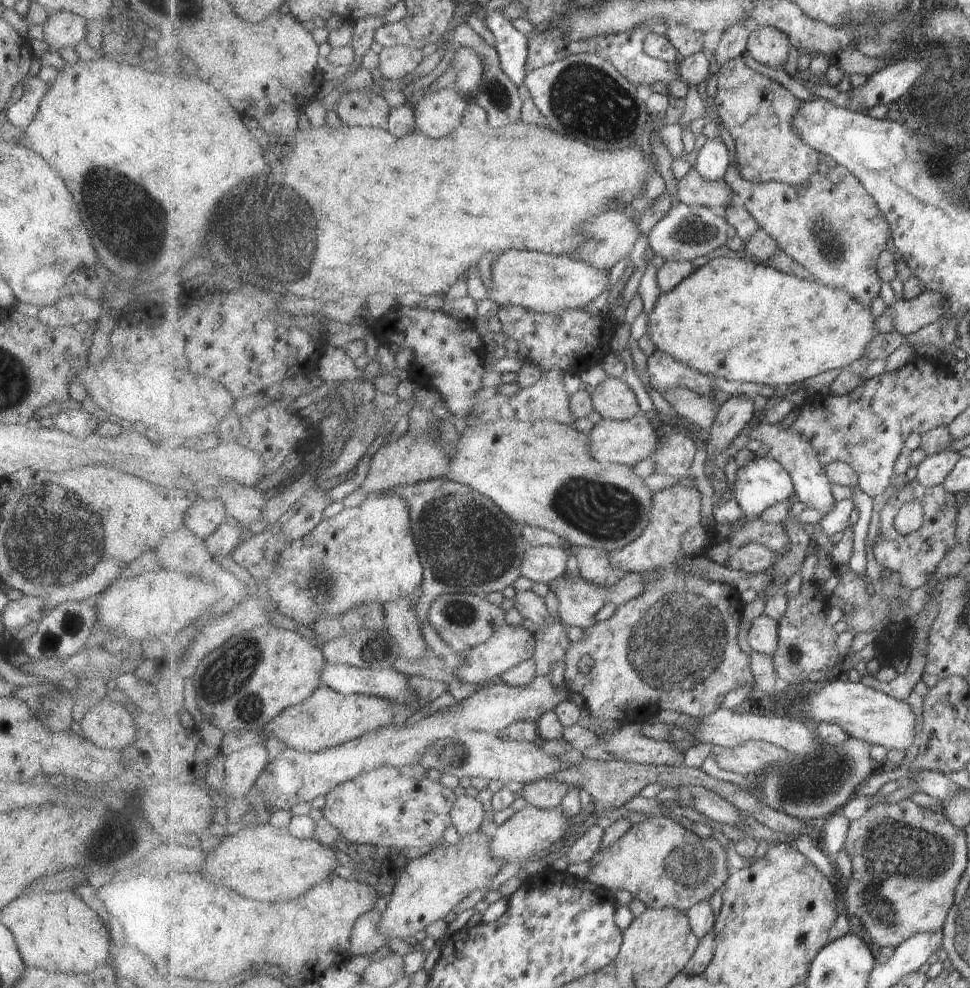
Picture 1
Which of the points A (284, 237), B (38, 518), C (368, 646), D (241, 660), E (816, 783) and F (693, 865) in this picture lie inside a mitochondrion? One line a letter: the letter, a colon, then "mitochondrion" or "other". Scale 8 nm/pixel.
A: mitochondrion
B: mitochondrion
C: other
D: mitochondrion
E: mitochondrion
F: mitochondrion

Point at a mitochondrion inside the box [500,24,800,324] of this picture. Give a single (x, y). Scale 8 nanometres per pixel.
(585, 99)

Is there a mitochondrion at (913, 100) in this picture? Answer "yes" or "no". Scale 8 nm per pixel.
no

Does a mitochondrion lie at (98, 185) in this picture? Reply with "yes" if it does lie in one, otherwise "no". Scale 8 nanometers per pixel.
yes

